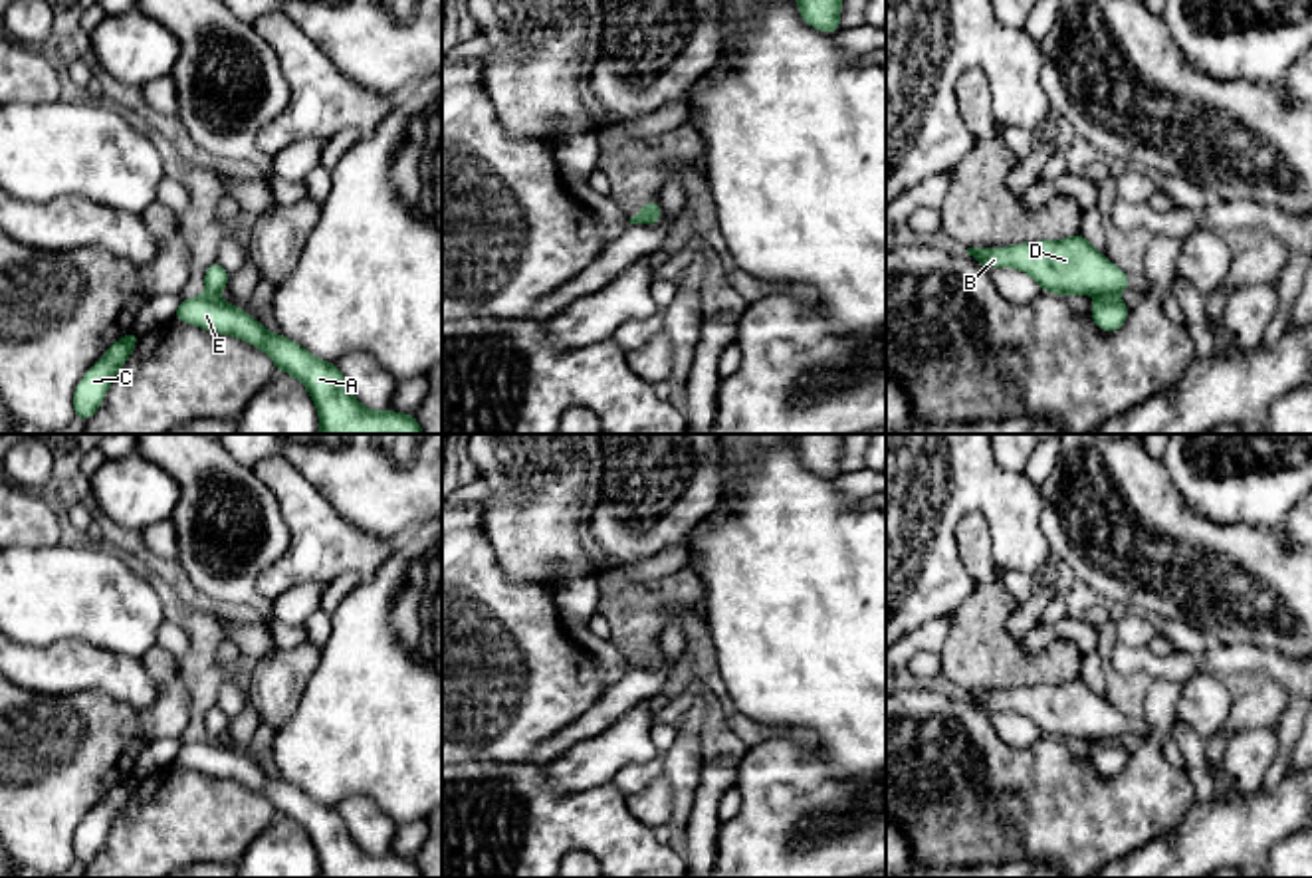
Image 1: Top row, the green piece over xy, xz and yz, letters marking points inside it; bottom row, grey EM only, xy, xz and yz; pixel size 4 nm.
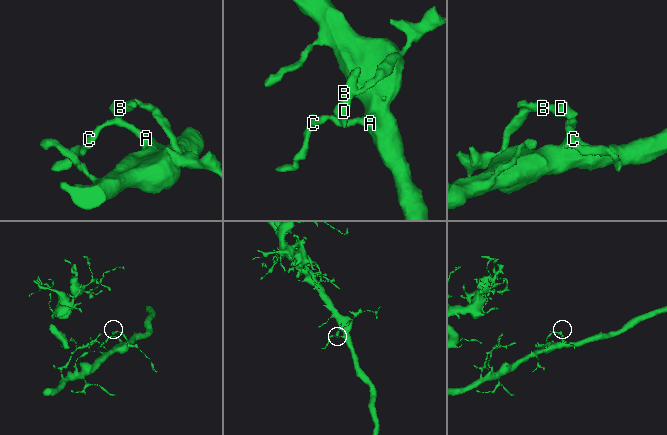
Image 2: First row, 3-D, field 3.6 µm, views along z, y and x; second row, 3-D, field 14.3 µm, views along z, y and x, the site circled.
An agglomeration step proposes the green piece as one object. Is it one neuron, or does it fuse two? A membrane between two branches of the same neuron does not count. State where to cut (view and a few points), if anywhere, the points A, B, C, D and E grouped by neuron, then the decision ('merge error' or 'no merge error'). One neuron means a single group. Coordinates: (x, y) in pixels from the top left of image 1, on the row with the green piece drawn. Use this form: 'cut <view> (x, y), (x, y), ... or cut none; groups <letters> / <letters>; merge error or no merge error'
cut yz (1102, 296), (1114, 298); groups A C E / B D; merge error

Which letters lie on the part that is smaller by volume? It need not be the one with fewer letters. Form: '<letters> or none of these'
B, D

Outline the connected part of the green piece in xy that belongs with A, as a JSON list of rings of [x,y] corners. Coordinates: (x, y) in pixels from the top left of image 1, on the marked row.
[[[212,295],[180,299],[174,319],[220,335],[234,335],[262,349],[277,367],[301,381],[319,412],[317,434],[424,434],[414,414],[365,408],[333,363],[321,361],[295,341],[270,333],[248,311]]]

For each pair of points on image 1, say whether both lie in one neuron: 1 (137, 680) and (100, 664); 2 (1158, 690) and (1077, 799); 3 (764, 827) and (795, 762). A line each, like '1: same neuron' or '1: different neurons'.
1: same neuron
2: same neuron
3: same neuron

